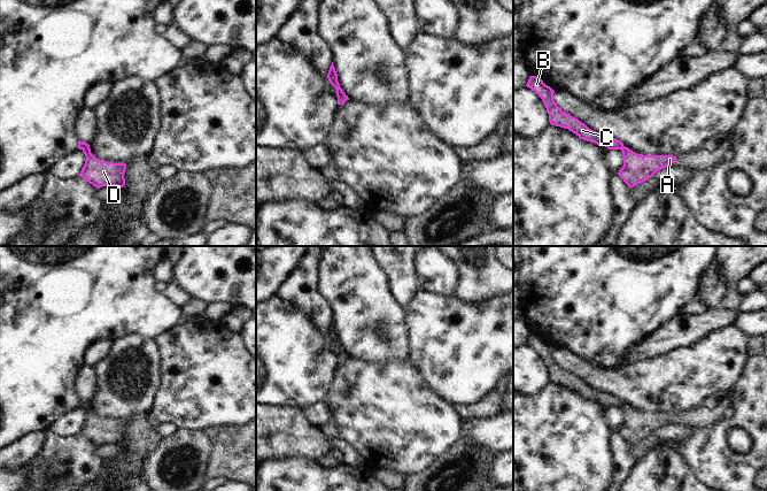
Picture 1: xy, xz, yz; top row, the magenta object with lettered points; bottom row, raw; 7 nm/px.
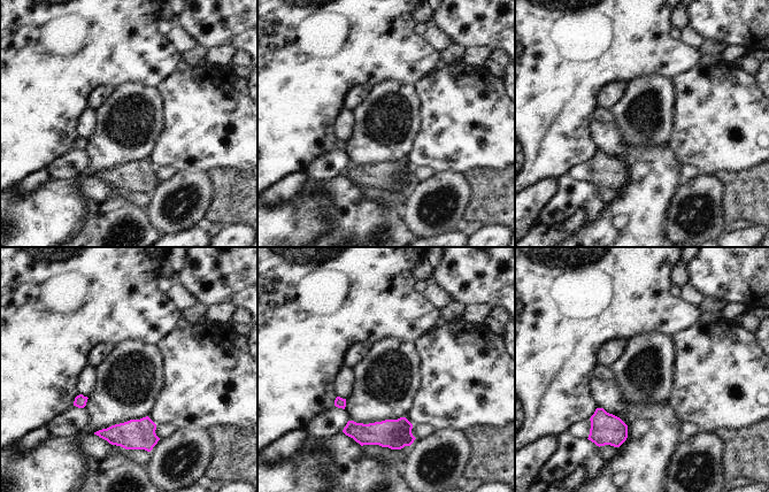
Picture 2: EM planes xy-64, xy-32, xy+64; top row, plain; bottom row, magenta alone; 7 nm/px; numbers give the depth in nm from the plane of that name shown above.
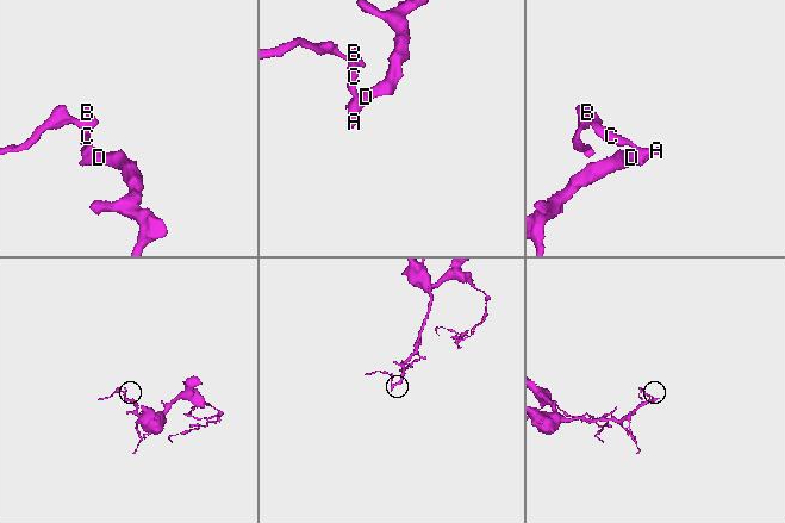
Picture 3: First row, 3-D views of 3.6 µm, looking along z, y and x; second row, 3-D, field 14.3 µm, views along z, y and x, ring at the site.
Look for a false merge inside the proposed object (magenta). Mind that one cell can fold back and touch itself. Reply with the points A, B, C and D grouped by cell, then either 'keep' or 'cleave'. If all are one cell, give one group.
A B C D | keep

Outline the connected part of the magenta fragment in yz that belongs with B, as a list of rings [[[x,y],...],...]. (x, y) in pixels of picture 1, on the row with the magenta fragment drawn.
[[[530,76],[527,87],[535,91],[542,99],[549,114],[551,125],[568,129],[580,139],[595,143],[598,146],[605,146],[609,149],[620,149],[623,156],[623,166],[618,175],[632,189],[651,178],[657,171],[666,168],[668,164],[676,162],[676,156],[673,155],[643,155],[637,154],[625,147],[623,144],[610,136],[592,131],[584,123],[570,114],[563,112],[553,100],[555,91],[545,85],[543,80],[536,76]]]

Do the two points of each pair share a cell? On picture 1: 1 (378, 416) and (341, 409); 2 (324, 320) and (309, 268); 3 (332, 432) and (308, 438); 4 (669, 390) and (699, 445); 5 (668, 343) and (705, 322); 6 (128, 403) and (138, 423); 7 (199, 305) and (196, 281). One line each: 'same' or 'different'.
1: same
2: same
3: different
4: different
5: same
6: different
7: different

